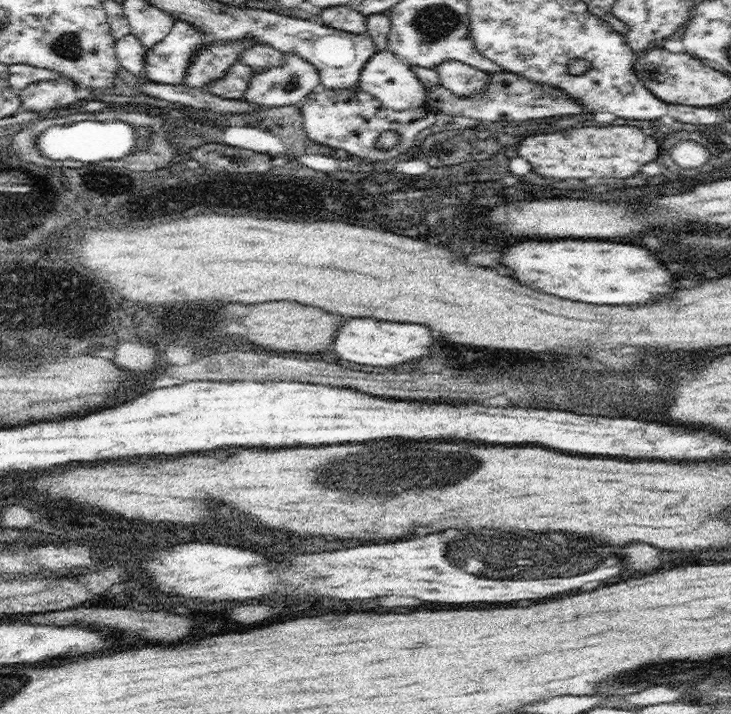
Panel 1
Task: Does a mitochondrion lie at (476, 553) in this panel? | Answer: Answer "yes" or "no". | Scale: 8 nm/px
yes

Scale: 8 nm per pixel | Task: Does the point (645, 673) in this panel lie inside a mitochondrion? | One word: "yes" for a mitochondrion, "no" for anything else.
yes

